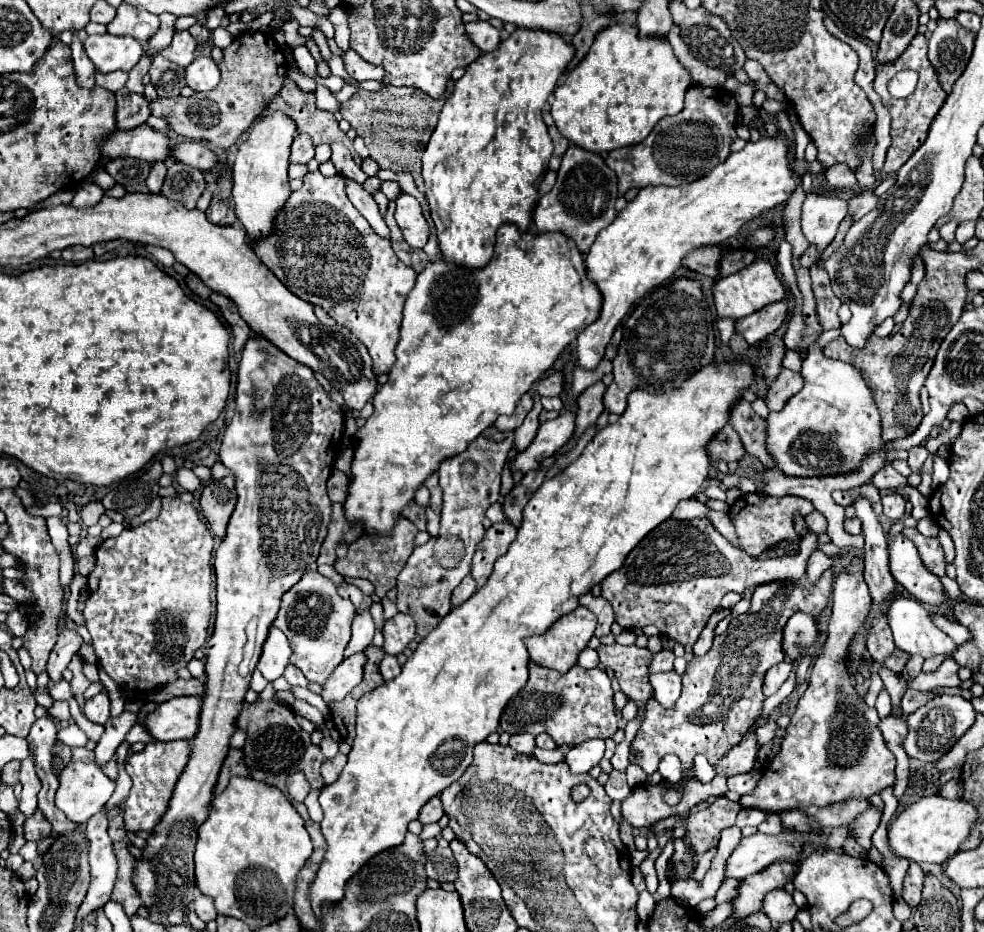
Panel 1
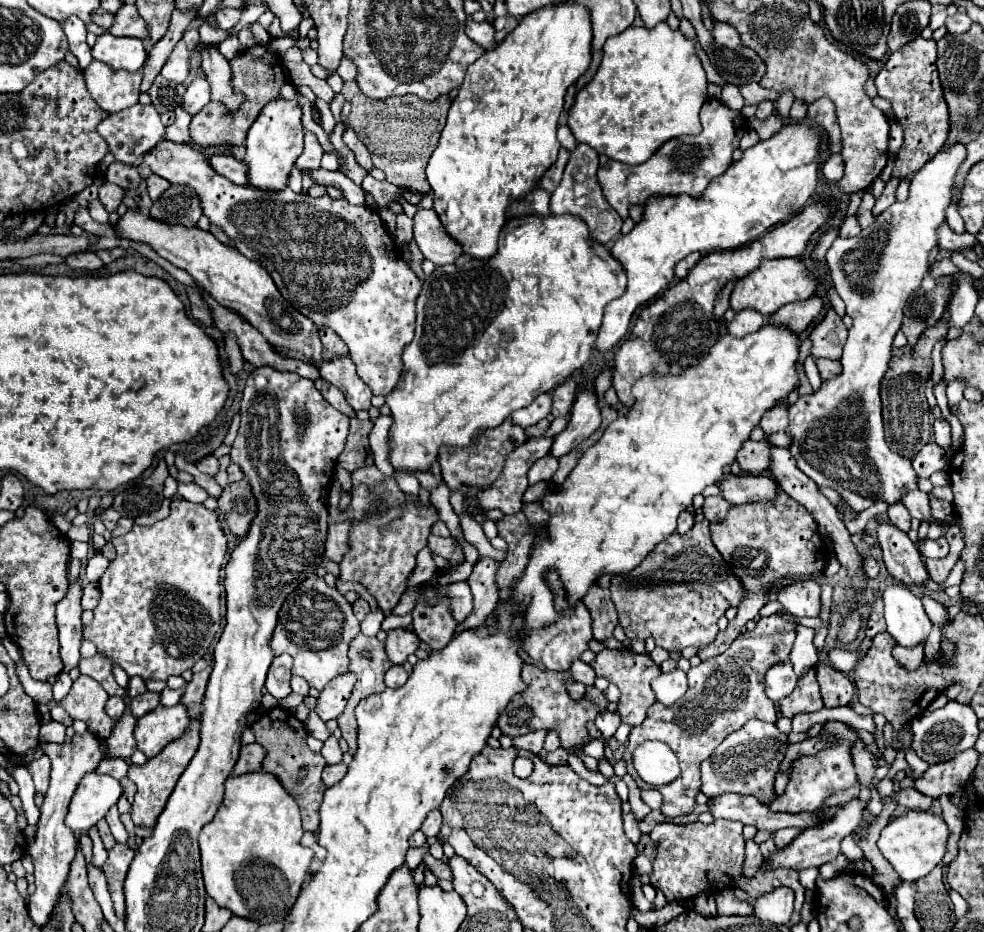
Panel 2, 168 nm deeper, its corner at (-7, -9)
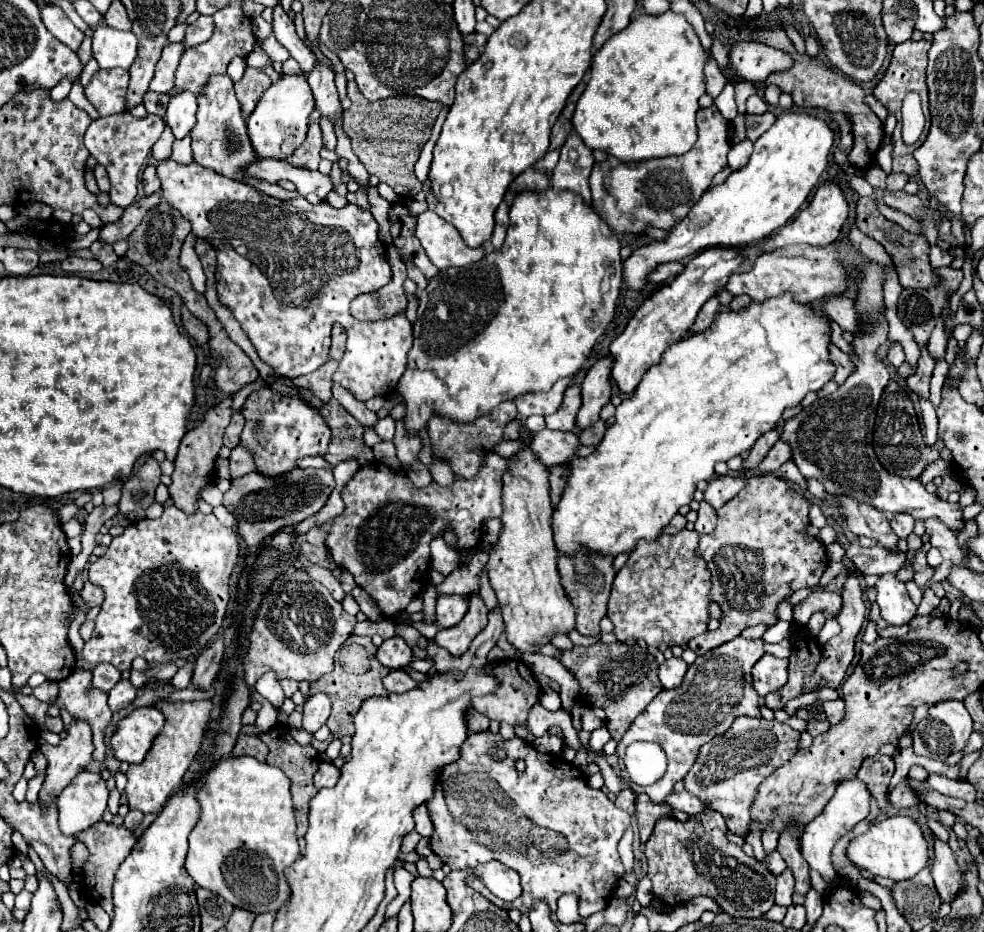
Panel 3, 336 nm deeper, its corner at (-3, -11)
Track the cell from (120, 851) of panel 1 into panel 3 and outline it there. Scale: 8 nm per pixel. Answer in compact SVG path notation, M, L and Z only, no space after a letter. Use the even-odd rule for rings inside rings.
M100 820L94 826L90 826L88 830L80 832L76 838L82 840L88 846L88 850L90 850L90 858L84 864L84 886L86 886L88 894L92 894L92 898L112 916L114 914L114 910L112 910L112 884L114 884L114 874L116 874L118 866L126 860L126 856L132 852L132 846L136 844L136 838L124 826L106 824L104 820Z

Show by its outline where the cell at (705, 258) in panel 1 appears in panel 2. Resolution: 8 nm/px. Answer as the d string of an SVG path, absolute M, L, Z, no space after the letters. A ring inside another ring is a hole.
M694 252L694 254L690 254L688 258L684 258L684 260L680 260L678 264L676 264L676 278L678 280L682 280L682 278L686 278L686 274L696 266L696 262L702 258L702 254L698 254L698 252Z

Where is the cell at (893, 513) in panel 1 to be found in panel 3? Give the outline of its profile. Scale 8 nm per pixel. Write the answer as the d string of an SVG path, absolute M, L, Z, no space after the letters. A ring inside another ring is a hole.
M896 514L896 516L892 518L890 526L892 526L892 530L894 530L900 538L906 538L906 536L912 532L912 528L914 528L914 518L908 516L908 514Z

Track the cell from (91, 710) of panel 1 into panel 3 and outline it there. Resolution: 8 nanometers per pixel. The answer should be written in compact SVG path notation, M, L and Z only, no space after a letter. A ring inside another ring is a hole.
M120 680L110 692L108 692L108 706L112 712L118 712L126 708L136 698L136 688L130 684L130 680Z

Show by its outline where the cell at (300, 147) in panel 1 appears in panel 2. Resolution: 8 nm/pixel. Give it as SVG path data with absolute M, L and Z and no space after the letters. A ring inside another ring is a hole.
M306 132L304 138L304 152L300 154L300 158L296 160L298 168L320 168L320 158L322 158L324 150L316 138L316 134Z

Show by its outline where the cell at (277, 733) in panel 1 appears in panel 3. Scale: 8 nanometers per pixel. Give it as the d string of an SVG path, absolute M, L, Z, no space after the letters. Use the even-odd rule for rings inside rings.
M276 724L270 732L258 734L258 736L270 748L266 764L278 766L292 782L292 802L294 802L294 808L296 808L296 822L298 822L298 832L296 834L298 834L298 838L302 838L306 834L306 828L308 828L308 802L318 794L316 786L312 784L312 776L314 776L314 772L318 770L318 766L322 762L322 756L312 746L300 746L292 738L286 724Z

